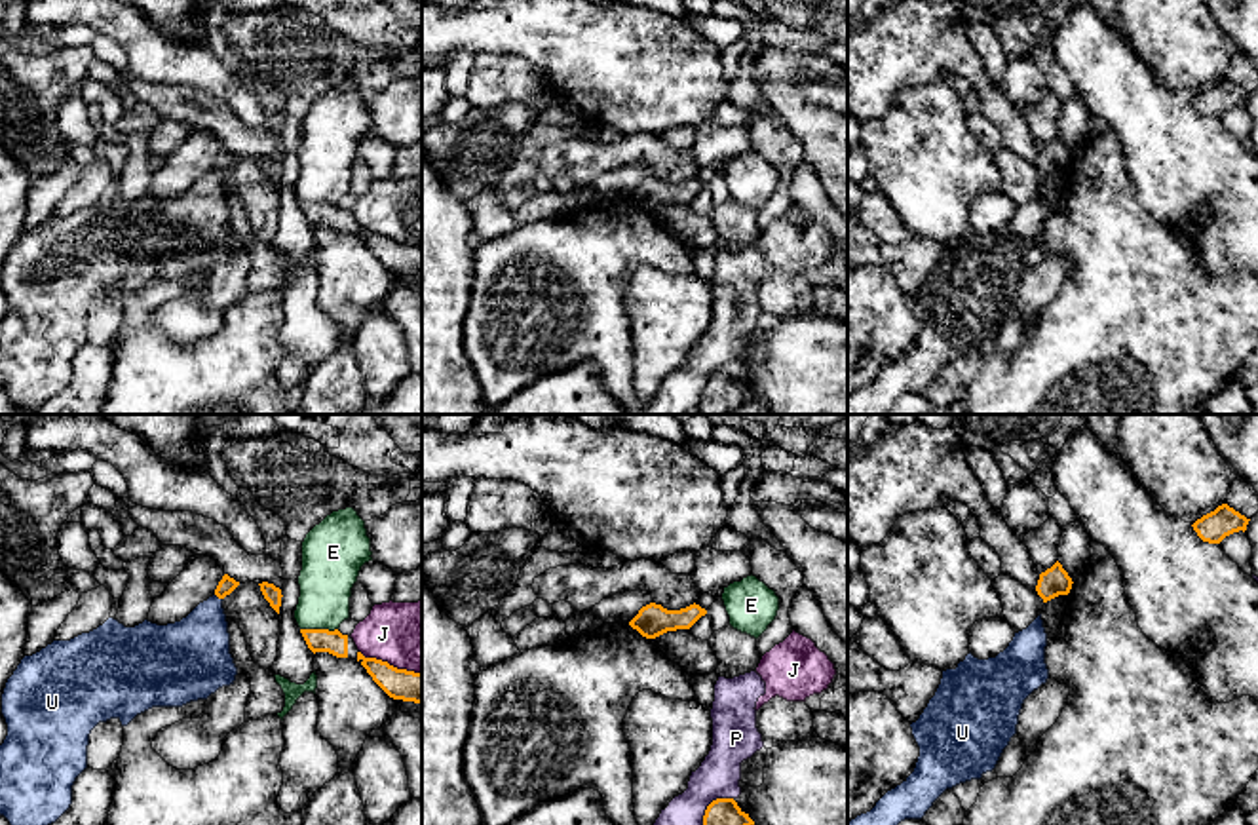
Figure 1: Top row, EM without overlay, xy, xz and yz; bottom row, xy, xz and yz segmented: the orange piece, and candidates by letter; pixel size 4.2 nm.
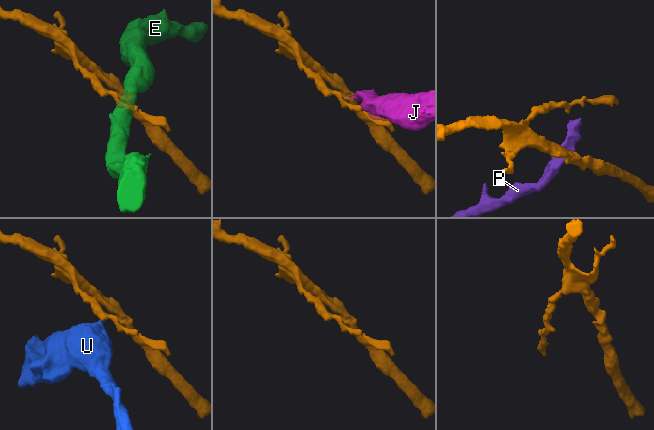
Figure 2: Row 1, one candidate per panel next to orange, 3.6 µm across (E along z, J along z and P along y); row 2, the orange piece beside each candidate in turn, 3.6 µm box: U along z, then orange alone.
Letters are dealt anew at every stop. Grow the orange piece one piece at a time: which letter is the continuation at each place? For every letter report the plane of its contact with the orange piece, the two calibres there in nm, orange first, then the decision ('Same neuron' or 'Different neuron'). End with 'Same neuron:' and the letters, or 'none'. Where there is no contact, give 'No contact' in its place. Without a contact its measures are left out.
E: Touches orange in xy. Thickness 100 nm (orange) against 220 nm. Different neuron
J: Touches orange in xy. Thickness 130 nm (orange) against 300 nm. Different neuron
P: Touches orange in xz. Thickness 160 nm (orange) against 180 nm. Different neuron
U: Touches orange in xy. Thickness 70 nm (orange) against 280 nm. Different neuron
Same neuron: none

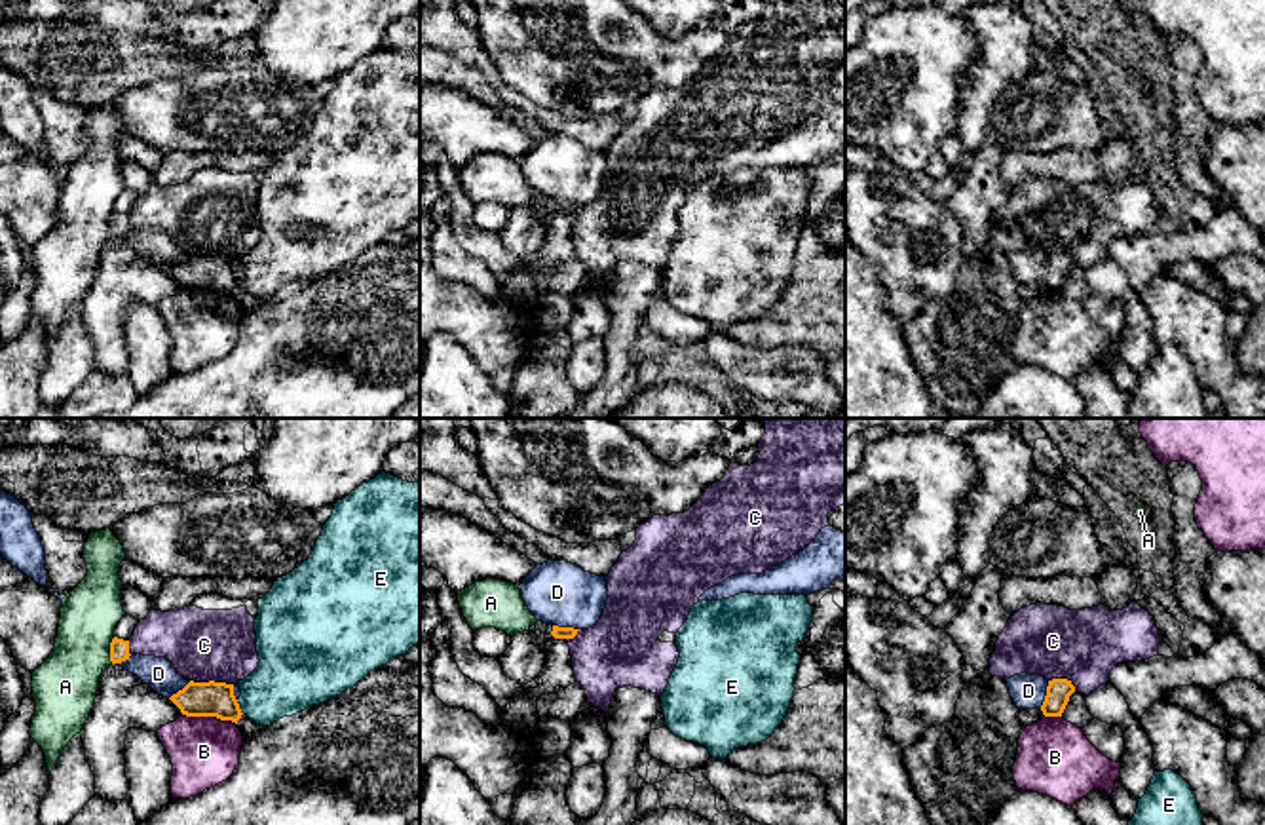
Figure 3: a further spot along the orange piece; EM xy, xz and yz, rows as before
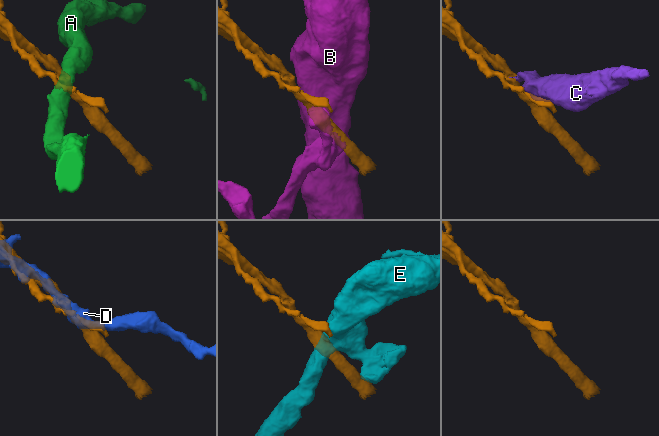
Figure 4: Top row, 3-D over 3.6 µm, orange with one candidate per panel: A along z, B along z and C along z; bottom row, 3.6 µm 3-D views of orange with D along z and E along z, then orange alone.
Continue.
A: Touches orange in xy. Thickness 80 nm (orange) against 280 nm. Different neuron
B: Touches orange in xy. Thickness 150 nm (orange) against 300 nm. Different neuron
C: Touches orange in xy. Thickness 150 nm (orange) against 300 nm. Different neuron
D: Touches orange in yz. Thickness 110 nm (orange) against 140 nm. Different neuron
E: Touches orange in xy. Thickness 150 nm (orange) against 280 nm. Different neuron
Same neuron: none

